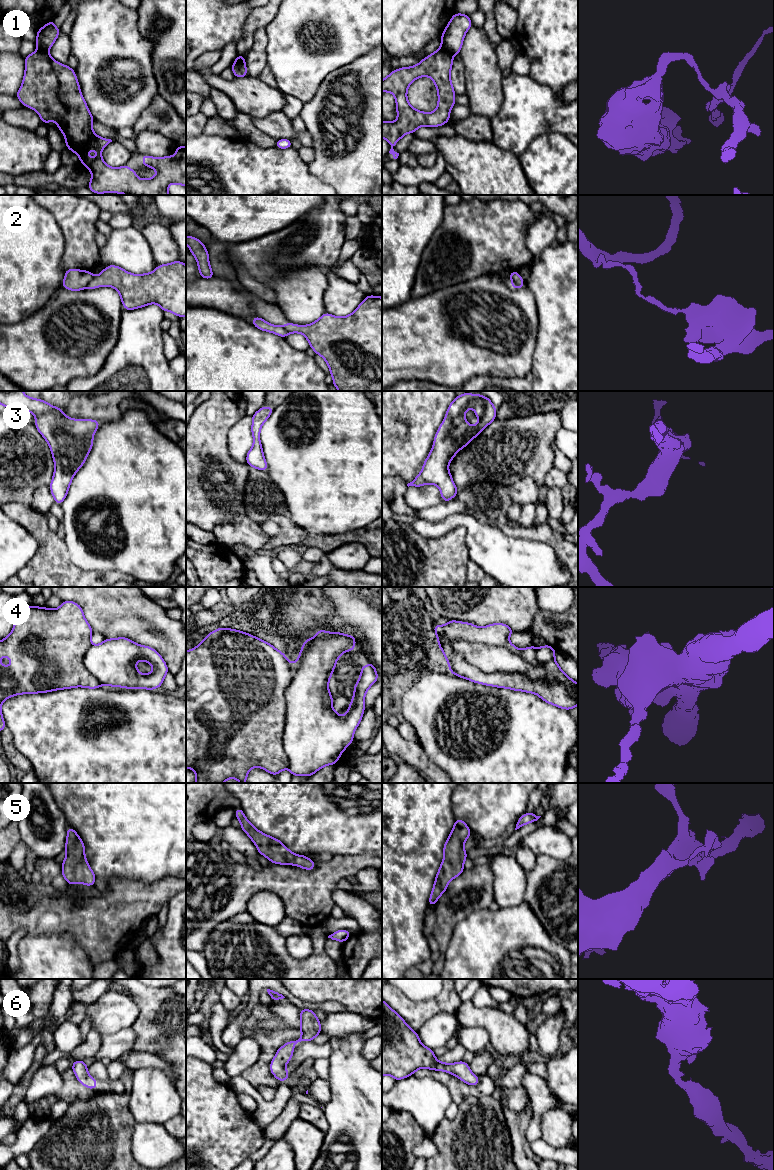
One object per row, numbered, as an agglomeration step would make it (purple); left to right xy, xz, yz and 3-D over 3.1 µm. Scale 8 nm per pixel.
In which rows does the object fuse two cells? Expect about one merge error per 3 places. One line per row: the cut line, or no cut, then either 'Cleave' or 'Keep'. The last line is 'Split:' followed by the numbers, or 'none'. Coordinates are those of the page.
1: Split along yz (441, 46), (453, 55). Cleave
2: Split along xy (94, 277), (87, 286). Cleave
3: No split. Keep
4: Split along yz (451, 644), (483, 671), (533, 680), (554, 659). Cleave
5: No split. Keep
6: No split. Keep
Split: 1, 2, 4

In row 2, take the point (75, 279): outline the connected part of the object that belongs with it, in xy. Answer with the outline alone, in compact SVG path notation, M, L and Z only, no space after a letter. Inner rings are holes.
M75 268L67 269L65 271L65 278L62 282L62 287L72 291L84 290L88 287L93 278L91 271L84 271Z

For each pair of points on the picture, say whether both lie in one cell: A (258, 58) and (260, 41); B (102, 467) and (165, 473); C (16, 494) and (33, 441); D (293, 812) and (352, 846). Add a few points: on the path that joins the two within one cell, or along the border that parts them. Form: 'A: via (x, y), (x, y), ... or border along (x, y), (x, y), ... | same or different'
A: via (258, 54), (259, 45) | same
B: via (118, 473), (149, 473) | same
C: via (16, 481), (16, 465), (21, 460), (21, 454) | same
D: via (308, 823), (337, 833) | same

